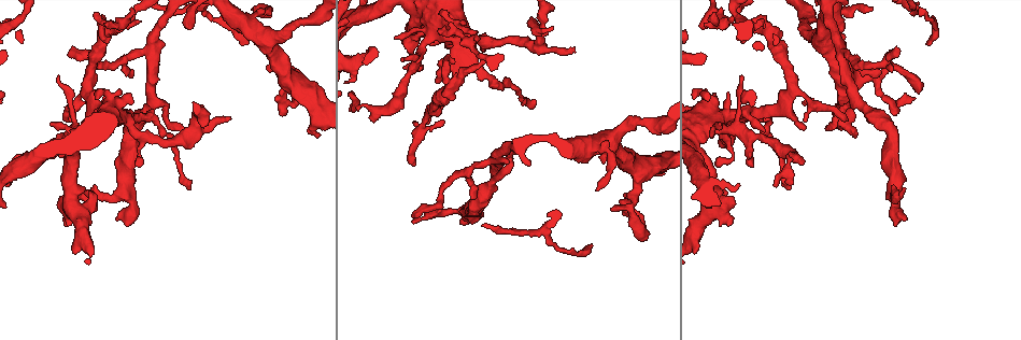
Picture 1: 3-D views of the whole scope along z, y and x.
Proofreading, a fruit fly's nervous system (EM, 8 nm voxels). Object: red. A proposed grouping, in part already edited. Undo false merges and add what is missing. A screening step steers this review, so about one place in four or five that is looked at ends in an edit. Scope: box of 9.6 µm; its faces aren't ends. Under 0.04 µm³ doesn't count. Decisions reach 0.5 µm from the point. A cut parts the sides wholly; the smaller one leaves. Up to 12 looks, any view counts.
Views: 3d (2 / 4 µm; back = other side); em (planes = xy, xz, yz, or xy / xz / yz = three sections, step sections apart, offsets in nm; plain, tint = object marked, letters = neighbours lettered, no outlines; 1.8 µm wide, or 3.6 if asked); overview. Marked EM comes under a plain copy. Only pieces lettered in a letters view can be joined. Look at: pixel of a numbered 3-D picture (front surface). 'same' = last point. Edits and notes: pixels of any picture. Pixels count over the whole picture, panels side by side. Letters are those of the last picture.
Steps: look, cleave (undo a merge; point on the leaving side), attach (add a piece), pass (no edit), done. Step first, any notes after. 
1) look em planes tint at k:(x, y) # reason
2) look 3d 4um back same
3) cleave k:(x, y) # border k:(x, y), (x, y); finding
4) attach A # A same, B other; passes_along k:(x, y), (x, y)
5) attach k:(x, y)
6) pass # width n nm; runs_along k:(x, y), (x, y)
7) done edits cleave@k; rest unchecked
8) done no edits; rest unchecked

look 3d 2um at 1:(743, 23) # thick turns thin

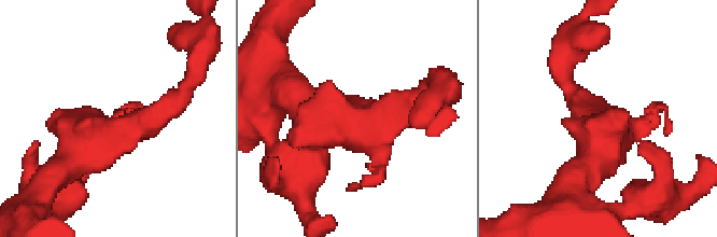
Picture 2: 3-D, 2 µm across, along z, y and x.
look em yz step 16 tint at 2:(380, 115) # need the tissue

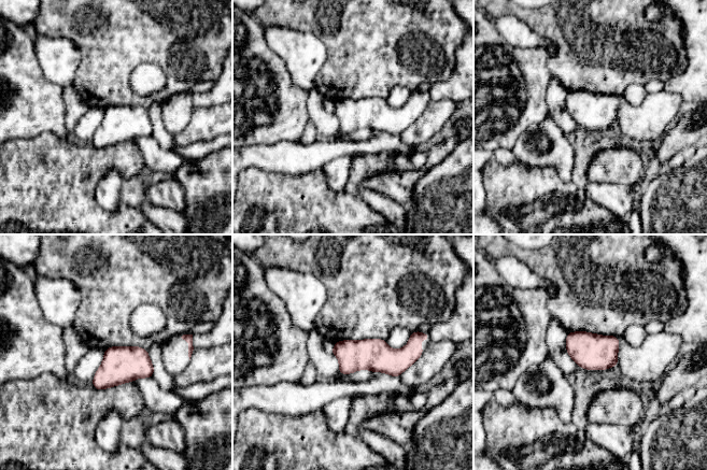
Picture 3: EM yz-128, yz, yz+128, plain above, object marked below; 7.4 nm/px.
look em planes letters same # another direction

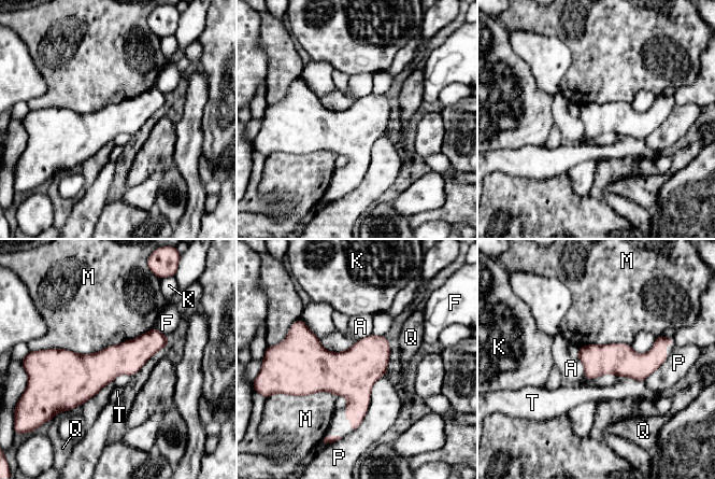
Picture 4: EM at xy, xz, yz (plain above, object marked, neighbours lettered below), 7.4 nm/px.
pass # A other, F other, K other, M other, P other, Q other, T other; border 4:(372, 334), (341, 351), (318, 340); continuous, no second neuron

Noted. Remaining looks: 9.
look em yz step 16 tint at 1:(899, 54) # free end

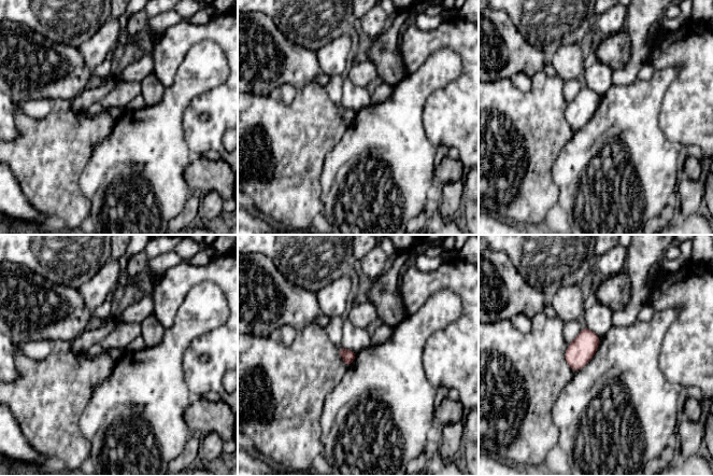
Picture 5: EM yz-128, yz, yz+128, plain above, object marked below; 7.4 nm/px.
look em planes letters same

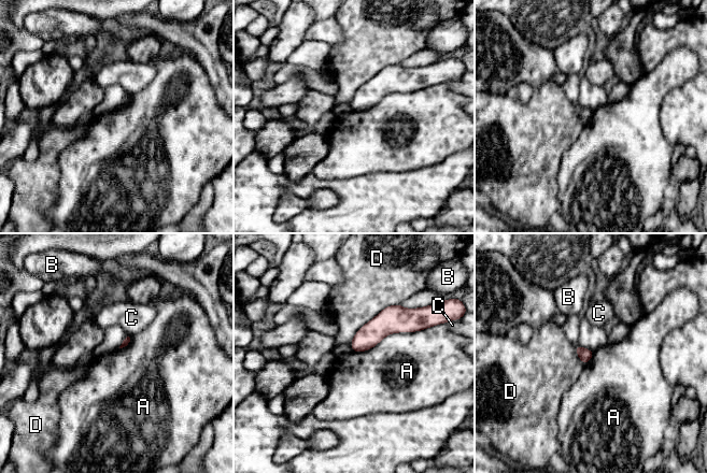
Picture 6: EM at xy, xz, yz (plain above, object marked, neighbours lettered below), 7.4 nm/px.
pass # longest_contact A 550 nm; A other, B other, C other, D other; border 6:(424, 328), (392, 332), (353, 352); none of them fits

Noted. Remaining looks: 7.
look em planes tint at 1:(415, 164) # free end

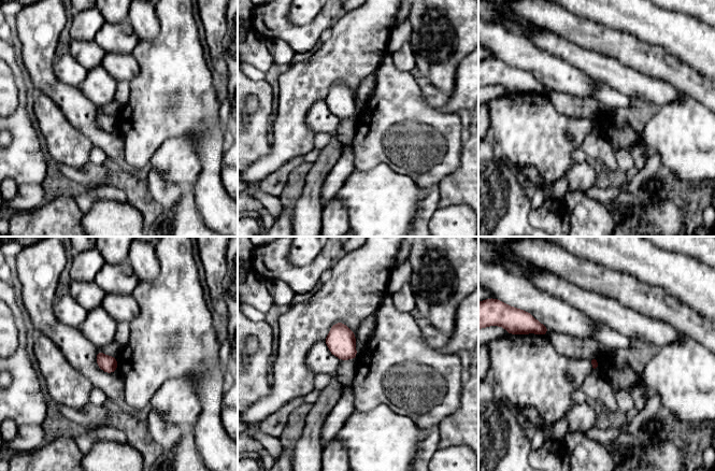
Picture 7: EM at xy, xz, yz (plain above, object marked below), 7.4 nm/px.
look em planes letters same

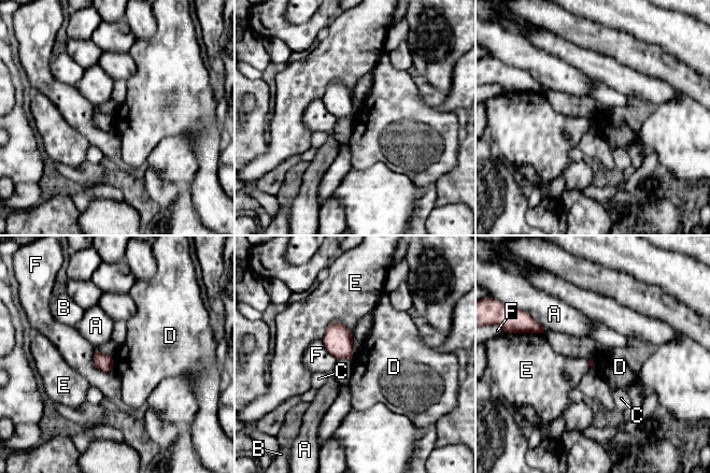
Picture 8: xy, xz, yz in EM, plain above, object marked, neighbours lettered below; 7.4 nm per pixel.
pass # A other, B other, C other, D other, E other, F other; no lettered piece goes on from it

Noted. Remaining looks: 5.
look em xy step 4 tint at 1:(822, 45) # branch point

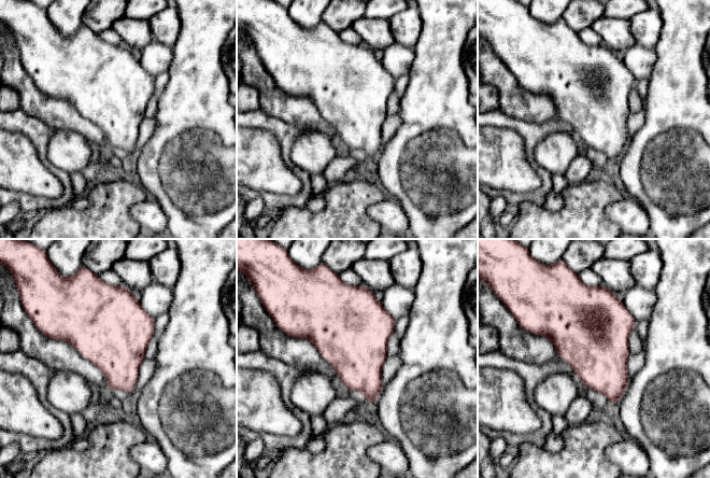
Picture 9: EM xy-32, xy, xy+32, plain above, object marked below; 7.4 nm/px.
look em planes letters same

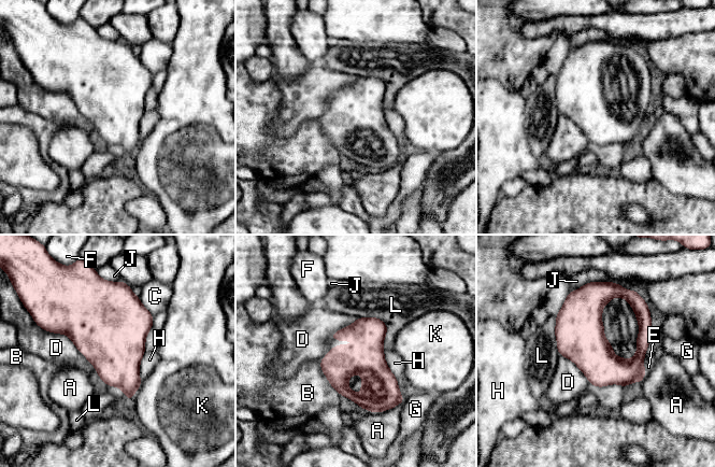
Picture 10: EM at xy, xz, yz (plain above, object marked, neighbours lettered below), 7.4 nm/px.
pass # width 340 nm; A other, B other, C other, D other, E other, F other, G other, H other, J other, K other, L other; border 10:(45, 329), (65, 334), (79, 350); continuous, no second neuron

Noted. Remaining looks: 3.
look 3d 2um at 1:(451, 87) # abrupt turn

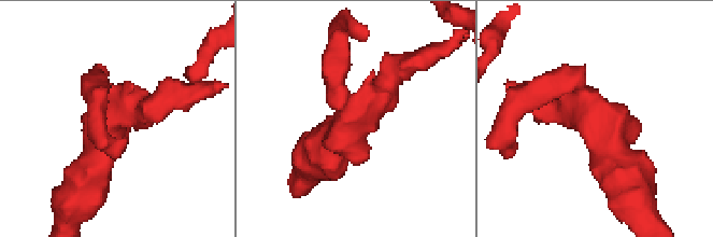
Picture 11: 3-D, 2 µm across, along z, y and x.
look em planes letters at 11:(115, 105) # need the tissue

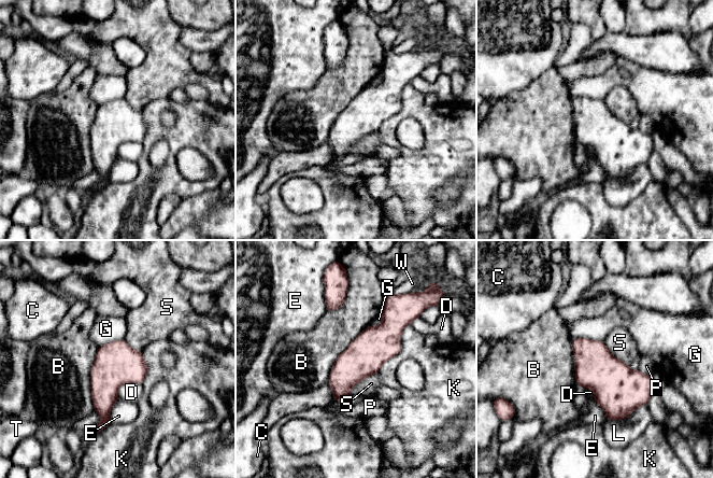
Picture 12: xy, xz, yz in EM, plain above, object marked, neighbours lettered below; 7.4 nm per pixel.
pass # width 280 nm; B other, C other, D other, E other, G other, K other, L other, P other, S other, T other, W other; border 12:(378, 371), (361, 379), (350, 393); continuous, no second neuron

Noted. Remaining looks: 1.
done no edits; rest unchecked

